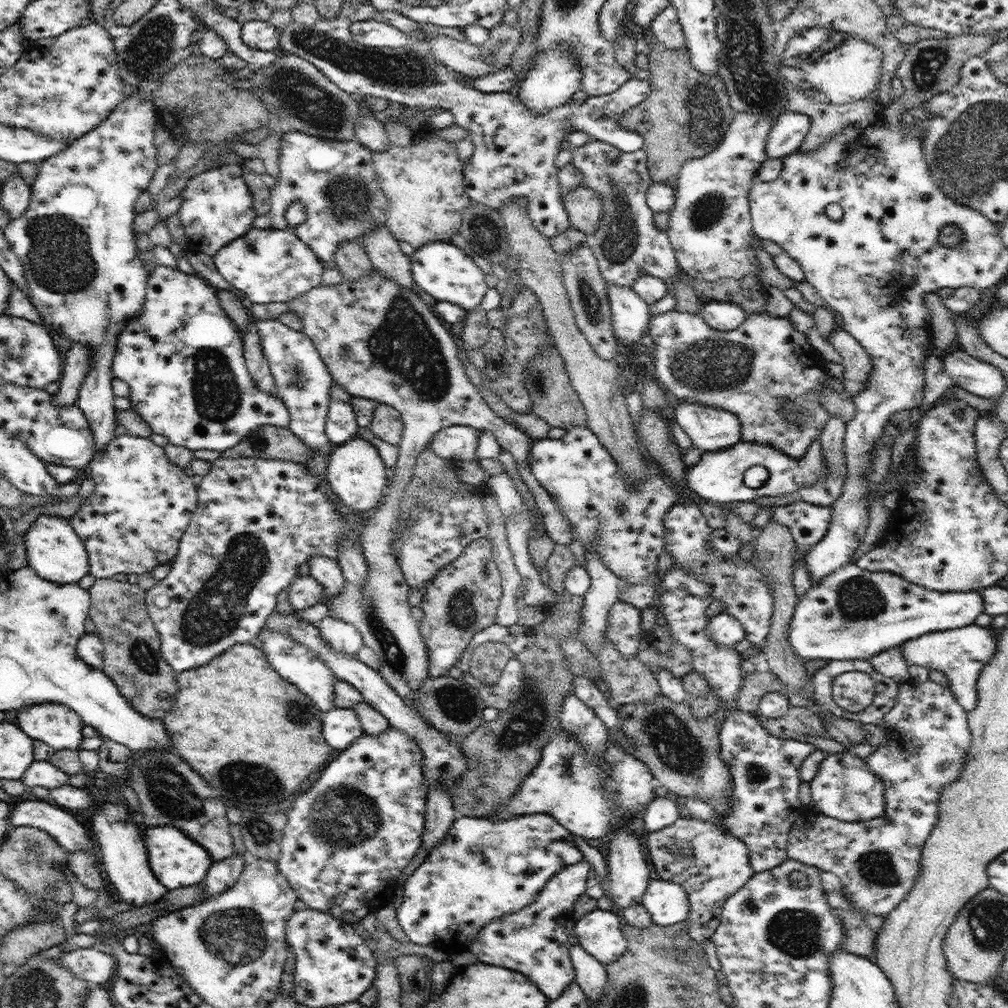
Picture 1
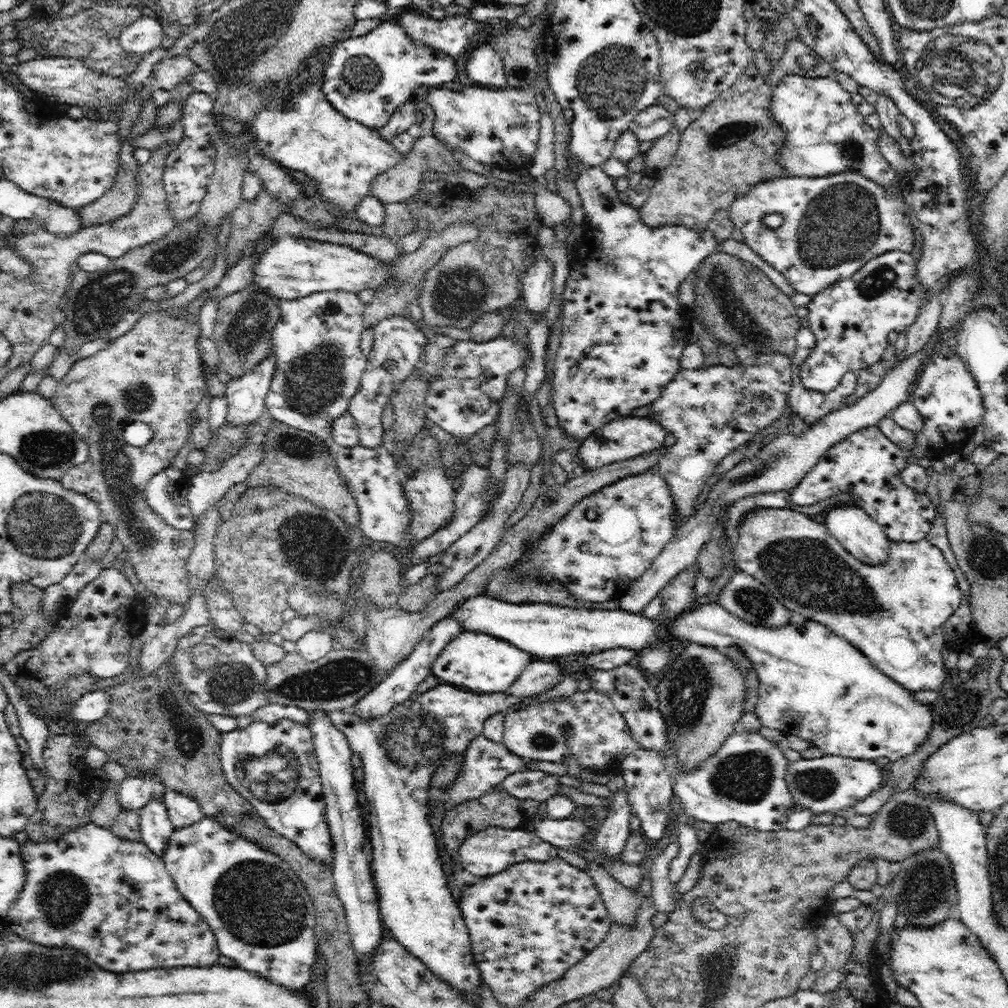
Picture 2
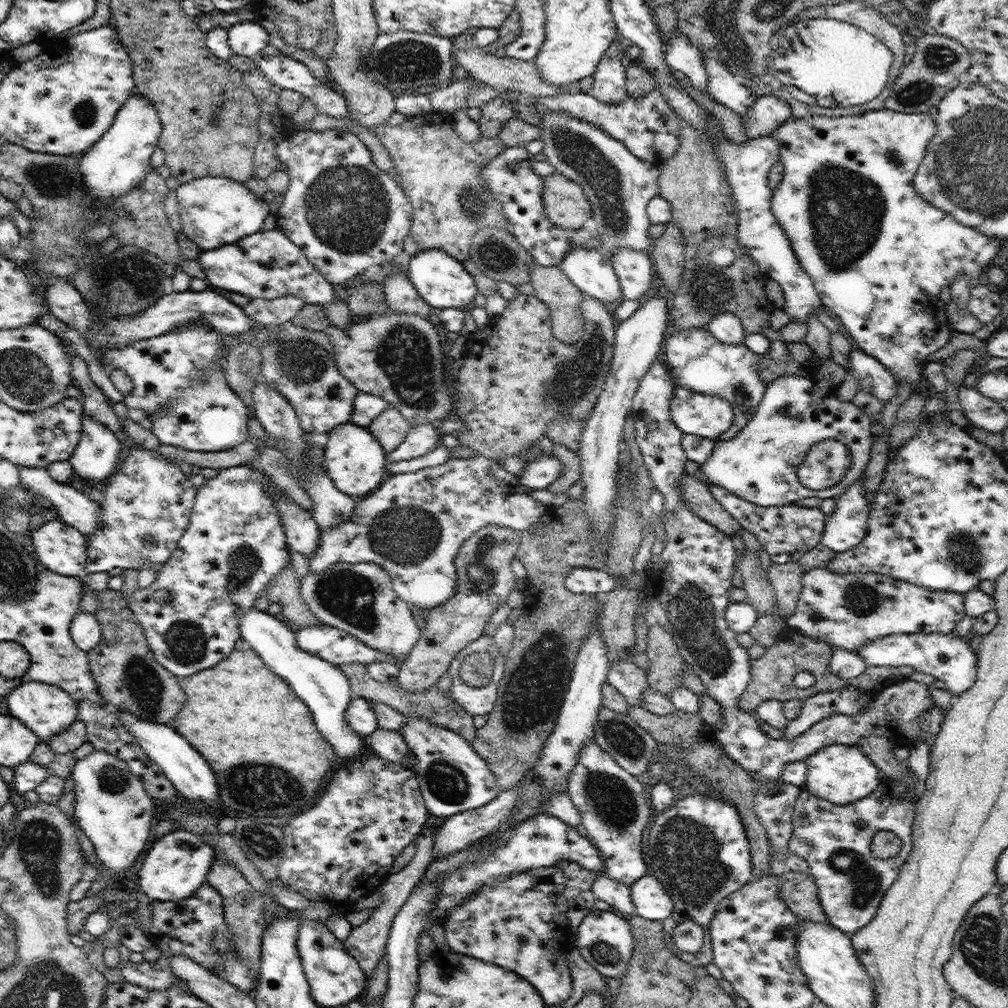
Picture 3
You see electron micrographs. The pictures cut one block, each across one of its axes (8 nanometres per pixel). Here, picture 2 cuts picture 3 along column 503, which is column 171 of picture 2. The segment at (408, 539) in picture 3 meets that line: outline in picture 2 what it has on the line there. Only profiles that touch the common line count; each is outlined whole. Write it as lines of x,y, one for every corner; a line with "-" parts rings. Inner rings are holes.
170,464
154,474
145,486
144,494
148,506
166,523
175,529
194,532
194,515
188,502
190,484
188,471

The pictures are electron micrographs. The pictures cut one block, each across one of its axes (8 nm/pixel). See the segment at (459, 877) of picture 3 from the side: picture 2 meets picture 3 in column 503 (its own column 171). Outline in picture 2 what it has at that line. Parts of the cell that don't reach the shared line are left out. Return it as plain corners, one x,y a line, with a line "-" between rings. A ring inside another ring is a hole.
203,817
200,822
186,826
180,829
174,829
171,835
167,850
162,856
165,862
166,870
176,883
177,889
182,892
184,898
190,902
190,906
198,910
198,914
202,914
202,918
206,920
208,926
215,934
219,951
222,955
231,958
236,963
236,967
248,972
254,972
258,976
267,978
270,982
284,986
286,990
297,990
302,992
313,976
313,968
316,964
316,956
319,953
318,942
315,935
315,907
313,898
307,893
303,882
298,875
288,866
288,863
276,855
258,848
256,843
252,843
249,839
243,838
241,835
226,830
220,824
216,823
211,817

